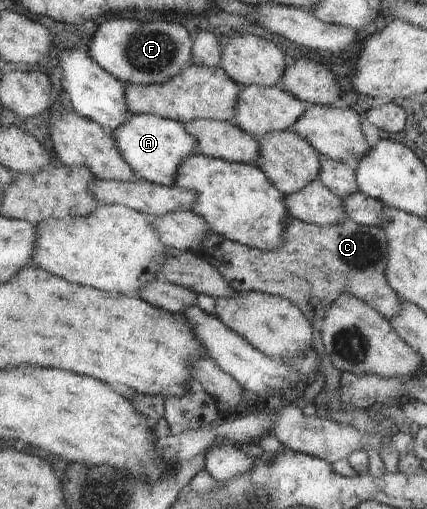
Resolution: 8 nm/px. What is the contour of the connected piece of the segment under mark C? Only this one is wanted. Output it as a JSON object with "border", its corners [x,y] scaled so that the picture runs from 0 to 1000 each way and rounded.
{"border":[[[679,426],[665,436],[660,468],[667,473],[646,489],[616,493],[569,483],[522,468],[515,460],[489,456],[478,460],[468,475],[468,489],[454,499],[508,530],[546,574],[588,572],[672,587],[712,617],[726,637],[735,633],[745,639],[752,633],[763,605],[768,607],[773,593],[794,576],[848,589],[906,629],[932,611],[937,595],[927,576],[913,568],[899,544],[904,470],[885,444],[838,442],[808,430],[801,438],[754,446]]]}

